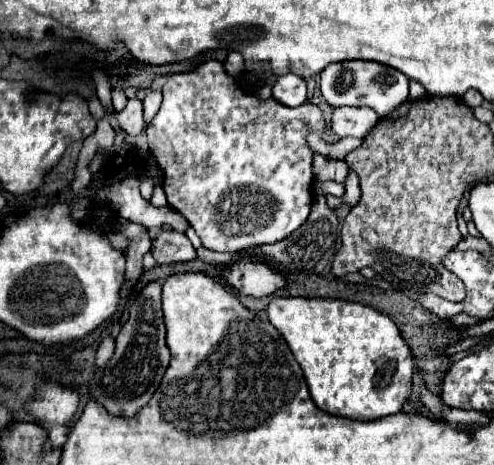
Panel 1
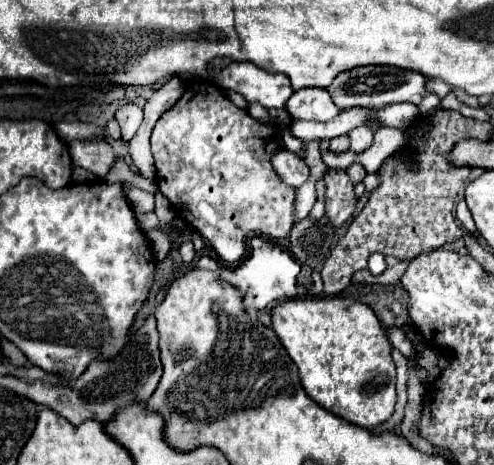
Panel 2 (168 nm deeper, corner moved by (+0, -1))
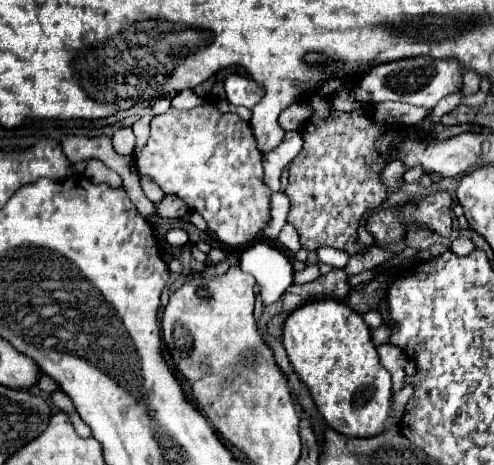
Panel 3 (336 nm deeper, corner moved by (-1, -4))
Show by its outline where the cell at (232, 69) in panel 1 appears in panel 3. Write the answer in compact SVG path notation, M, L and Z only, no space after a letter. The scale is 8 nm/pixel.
M229 75L225 79L225 95L227 101L233 105L243 105L247 109L253 109L261 99L261 87L247 77L241 75Z

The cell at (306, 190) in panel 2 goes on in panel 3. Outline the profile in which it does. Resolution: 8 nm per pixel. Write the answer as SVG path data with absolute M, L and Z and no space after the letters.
M287 223L287 225L281 229L281 233L279 233L277 241L279 241L281 245L285 245L287 249L291 249L291 251L299 251L299 249L301 249L299 235L297 235L295 227L293 227L293 225L289 225L289 223Z

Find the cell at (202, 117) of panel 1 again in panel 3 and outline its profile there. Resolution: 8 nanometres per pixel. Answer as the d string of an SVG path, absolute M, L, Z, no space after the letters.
M205 99L205 105L189 111L169 109L163 115L155 115L151 119L151 137L145 147L135 153L135 165L139 175L153 179L165 195L181 197L229 247L241 247L255 241L269 219L271 189L263 183L261 153L257 151L251 127L235 113L221 115L209 99Z

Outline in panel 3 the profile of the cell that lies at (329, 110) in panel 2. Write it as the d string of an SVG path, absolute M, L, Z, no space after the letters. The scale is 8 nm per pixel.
M293 103L279 115L279 125L283 127L283 131L297 131L303 127L309 115L311 115L311 107L307 103Z

